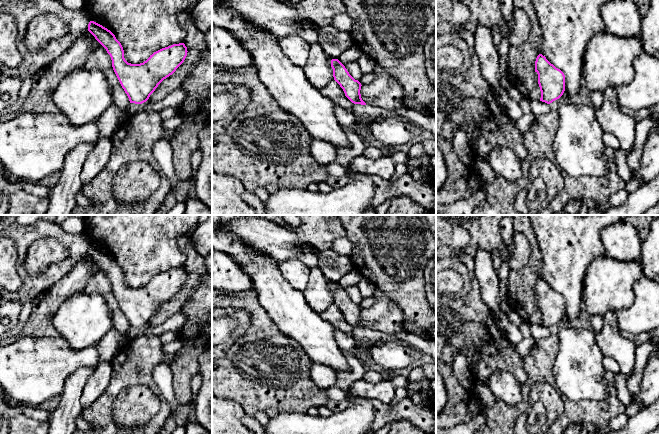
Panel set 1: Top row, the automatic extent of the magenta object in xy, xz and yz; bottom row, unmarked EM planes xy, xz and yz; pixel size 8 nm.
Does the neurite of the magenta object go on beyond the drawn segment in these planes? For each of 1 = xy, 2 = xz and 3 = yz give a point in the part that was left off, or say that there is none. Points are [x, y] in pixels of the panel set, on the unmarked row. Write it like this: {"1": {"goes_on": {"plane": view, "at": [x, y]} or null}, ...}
{"1": {"goes_on": null}, "2": {"goes_on": null}, "3": {"goes_on": null}}

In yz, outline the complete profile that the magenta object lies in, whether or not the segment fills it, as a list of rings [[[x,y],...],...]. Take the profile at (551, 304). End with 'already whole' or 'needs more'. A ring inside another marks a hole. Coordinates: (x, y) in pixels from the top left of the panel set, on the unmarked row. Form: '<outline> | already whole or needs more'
[[[539,278],[535,285],[535,296],[541,315],[540,325],[547,328],[559,323],[565,315],[564,297]]] | already whole

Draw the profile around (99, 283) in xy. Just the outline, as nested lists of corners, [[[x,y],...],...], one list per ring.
[[[88,254],[84,260],[89,261],[92,267],[92,274],[84,292],[102,296],[111,312],[112,327],[121,335],[128,334],[130,325],[113,294],[110,279]]]

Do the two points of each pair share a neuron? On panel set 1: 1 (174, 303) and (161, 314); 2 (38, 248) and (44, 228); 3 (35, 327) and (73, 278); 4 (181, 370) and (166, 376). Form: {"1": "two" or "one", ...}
{"1": "one", "2": "two", "3": "one", "4": "two"}

